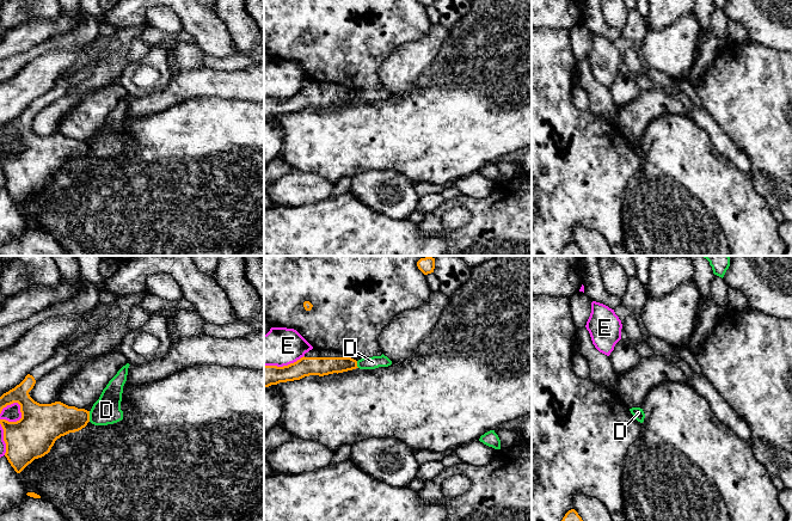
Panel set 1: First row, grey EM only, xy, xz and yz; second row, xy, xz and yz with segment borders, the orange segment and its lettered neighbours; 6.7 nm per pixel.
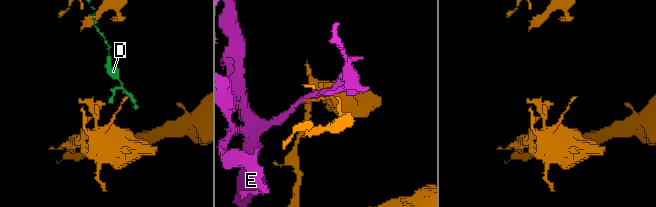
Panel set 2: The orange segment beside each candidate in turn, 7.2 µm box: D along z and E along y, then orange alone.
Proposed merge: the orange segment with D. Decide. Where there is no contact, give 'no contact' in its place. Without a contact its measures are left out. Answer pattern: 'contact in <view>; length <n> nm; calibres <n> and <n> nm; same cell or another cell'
contact in xy; length 70 nm; calibres 240 and 190 nm; another cell

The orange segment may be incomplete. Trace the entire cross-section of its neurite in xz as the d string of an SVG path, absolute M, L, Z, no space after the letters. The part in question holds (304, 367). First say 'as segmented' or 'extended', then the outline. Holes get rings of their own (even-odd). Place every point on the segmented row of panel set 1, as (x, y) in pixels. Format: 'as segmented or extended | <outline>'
extended | M313 348L303 357L288 366L264 366L264 388L309 375L324 376L356 368L358 368L357 361L342 353Z

